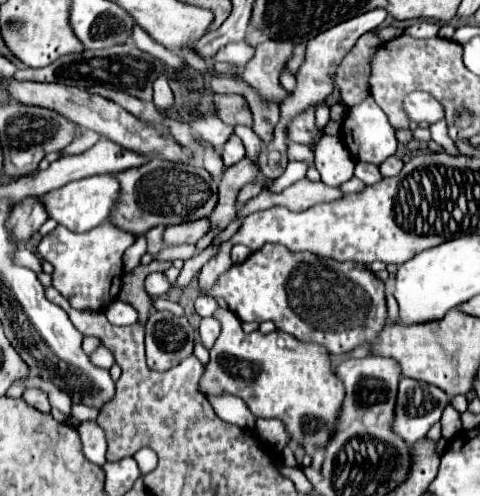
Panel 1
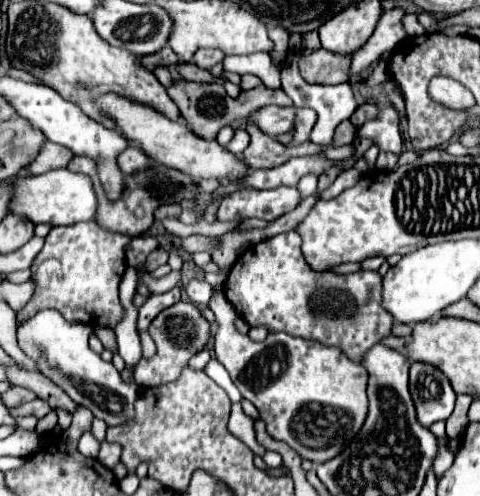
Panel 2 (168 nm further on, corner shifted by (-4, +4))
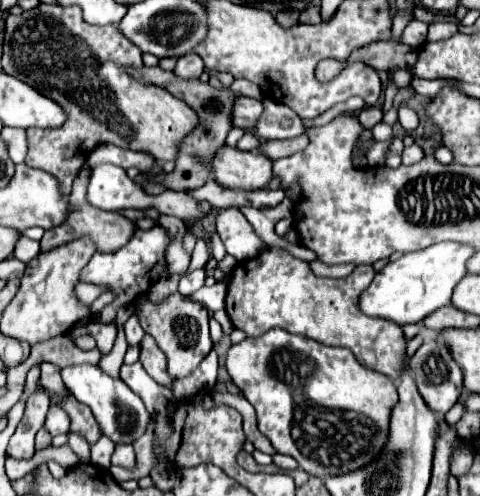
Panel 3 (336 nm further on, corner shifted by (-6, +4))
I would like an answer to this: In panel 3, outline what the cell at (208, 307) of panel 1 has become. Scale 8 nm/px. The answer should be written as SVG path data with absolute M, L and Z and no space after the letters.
M196 269L196 271L192 271L192 273L188 273L188 275L184 275L184 277L180 279L178 291L180 291L184 297L190 297L194 291L198 291L198 289L204 285L204 279L206 279L204 269Z

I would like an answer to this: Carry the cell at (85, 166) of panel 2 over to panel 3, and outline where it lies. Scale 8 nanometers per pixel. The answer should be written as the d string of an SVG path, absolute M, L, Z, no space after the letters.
M88 163L82 165L80 173L76 175L74 179L74 185L72 185L72 201L76 201L76 205L80 205L80 209L76 209L76 213L72 217L68 217L68 221L64 221L64 225L58 225L56 229L48 229L42 237L42 249L52 249L56 245L62 245L64 241L70 241L70 239L76 239L76 237L82 237L82 235L90 235L94 241L96 241L96 247L98 251L102 253L112 253L116 249L120 249L122 245L126 245L132 235L136 233L136 223L126 219L124 215L120 213L110 213L110 211L102 211L102 209L96 209L94 205L90 205L86 201L86 189L88 189L88 177L90 177L90 169L88 169Z

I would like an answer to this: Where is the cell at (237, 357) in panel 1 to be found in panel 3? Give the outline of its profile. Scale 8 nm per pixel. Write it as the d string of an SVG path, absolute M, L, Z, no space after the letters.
M276 327L262 337L248 337L242 343L232 345L226 355L226 369L232 383L242 389L244 397L254 405L260 433L270 439L278 453L294 457L306 473L320 479L348 473L348 469L360 469L360 465L372 461L372 457L376 457L384 447L388 409L396 403L394 381L384 373L362 367L350 349L326 347L304 335L292 335Z

